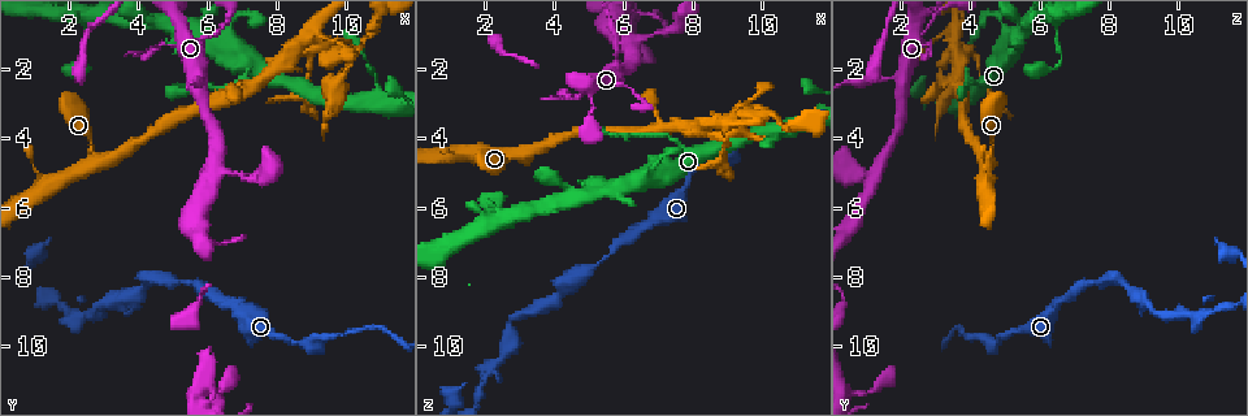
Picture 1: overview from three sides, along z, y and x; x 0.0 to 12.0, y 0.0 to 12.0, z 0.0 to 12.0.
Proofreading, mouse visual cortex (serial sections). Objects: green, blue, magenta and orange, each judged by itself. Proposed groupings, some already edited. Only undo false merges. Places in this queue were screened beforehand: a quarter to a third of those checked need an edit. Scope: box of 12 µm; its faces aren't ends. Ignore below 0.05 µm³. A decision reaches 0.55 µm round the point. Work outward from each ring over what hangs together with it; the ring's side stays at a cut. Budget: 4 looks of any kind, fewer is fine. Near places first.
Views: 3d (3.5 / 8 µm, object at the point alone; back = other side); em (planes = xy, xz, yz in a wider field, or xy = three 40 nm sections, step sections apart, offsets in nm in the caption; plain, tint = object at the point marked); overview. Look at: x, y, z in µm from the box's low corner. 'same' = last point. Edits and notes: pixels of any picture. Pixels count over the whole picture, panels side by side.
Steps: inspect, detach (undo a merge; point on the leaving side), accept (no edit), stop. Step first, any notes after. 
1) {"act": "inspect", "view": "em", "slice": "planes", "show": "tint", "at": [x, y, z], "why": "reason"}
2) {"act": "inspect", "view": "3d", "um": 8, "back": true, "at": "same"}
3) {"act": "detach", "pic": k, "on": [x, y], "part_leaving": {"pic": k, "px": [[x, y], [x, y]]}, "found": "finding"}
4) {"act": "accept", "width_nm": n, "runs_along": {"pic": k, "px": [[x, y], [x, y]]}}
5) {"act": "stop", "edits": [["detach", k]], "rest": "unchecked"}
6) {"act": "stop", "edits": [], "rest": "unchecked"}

{"act": "inspect", "view": "3d", "um": 3.5, "at": [2.7, 4.5, 4.6], "why": "abrupt turn"}

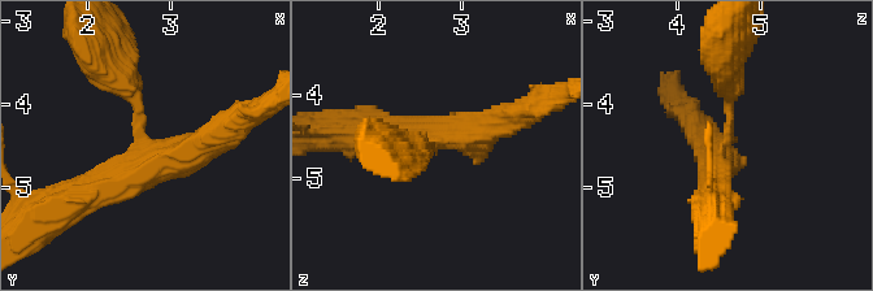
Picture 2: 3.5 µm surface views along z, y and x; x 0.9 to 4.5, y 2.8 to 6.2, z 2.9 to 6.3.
{"act": "inspect", "view": "em", "slice": "xy", "step": 5, "show": "tint", "at": [2.80, 4.50, 4.50], "arms": 3, "arm_widths_nm": [300, 350, 350]}

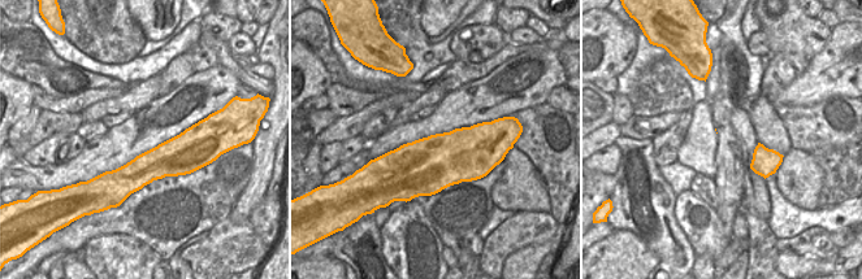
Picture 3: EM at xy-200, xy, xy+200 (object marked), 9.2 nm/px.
{"act": "accept", "runs_along": {"pic": 3, "px": [[195, 127], [165, 160], [108, 175]]}, "found": "all the same cell"}

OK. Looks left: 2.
{"act": "inspect", "view": "3d", "um": 3.5, "at": [2.0, 9.0, 11.0], "why": "thin neck"}

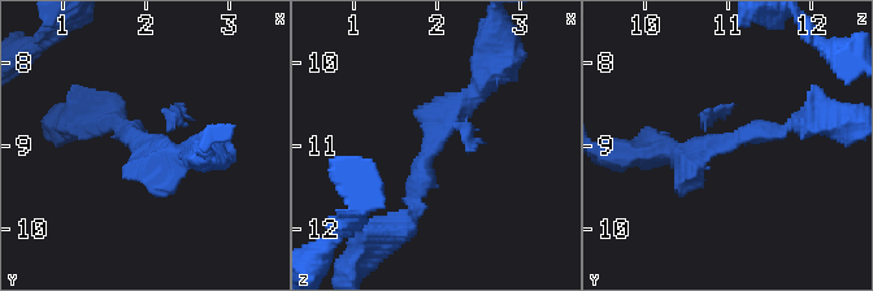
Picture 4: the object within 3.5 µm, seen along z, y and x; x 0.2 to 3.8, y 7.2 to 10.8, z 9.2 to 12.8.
{"act": "inspect", "view": "em", "slice": "planes", "show": "tint", "at": [2.00, 9.00, 10.95]}

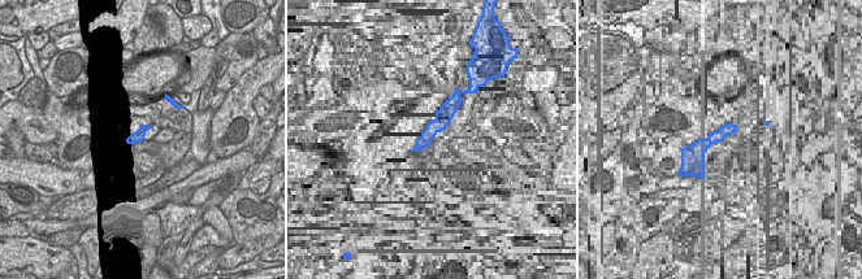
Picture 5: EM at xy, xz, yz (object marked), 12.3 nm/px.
{"act": "accept", "found": "one cell here"}

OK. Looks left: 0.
{"act": "stop", "edits": [], "rest": "unchecked"}

